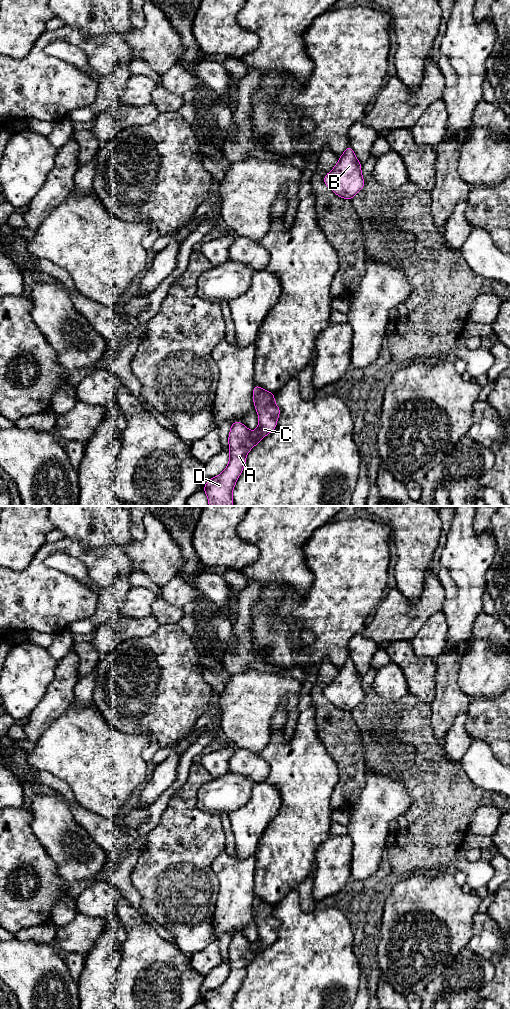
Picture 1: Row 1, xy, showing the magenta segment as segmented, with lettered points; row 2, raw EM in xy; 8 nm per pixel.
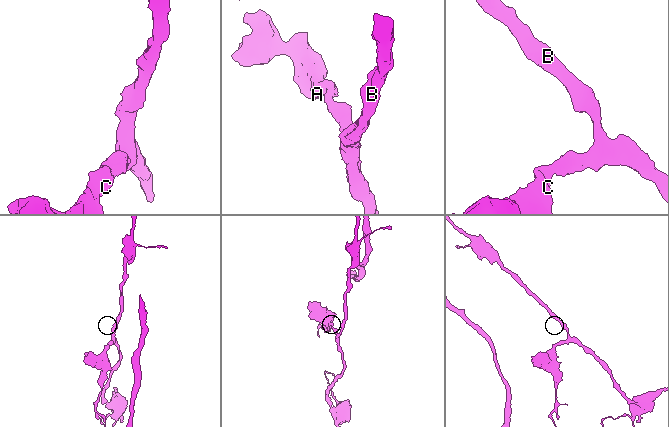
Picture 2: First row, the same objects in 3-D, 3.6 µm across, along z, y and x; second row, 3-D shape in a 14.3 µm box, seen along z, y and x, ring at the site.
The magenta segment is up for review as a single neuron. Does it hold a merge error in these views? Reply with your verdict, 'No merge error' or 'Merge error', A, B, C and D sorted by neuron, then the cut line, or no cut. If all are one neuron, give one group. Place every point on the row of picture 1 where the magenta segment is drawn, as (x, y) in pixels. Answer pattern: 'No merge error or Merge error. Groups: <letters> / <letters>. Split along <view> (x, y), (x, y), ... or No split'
No merge error. Groups: A B C D. No split

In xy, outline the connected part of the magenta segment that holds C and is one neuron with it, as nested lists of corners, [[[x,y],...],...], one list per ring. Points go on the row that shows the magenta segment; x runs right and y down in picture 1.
[[[254,385],[253,403],[259,415],[258,427],[249,430],[239,421],[231,424],[228,436],[229,463],[220,475],[209,479],[203,488],[209,506],[233,506],[232,491],[245,466],[248,452],[277,426],[281,410],[274,400],[275,394]]]

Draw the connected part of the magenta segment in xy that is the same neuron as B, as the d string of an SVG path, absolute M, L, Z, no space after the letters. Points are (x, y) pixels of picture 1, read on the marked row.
M348 145L335 167L324 176L324 184L337 196L351 201L365 185L361 167L352 147Z

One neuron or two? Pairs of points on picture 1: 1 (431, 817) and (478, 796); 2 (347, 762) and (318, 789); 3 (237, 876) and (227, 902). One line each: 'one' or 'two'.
1: one
2: two
3: one

